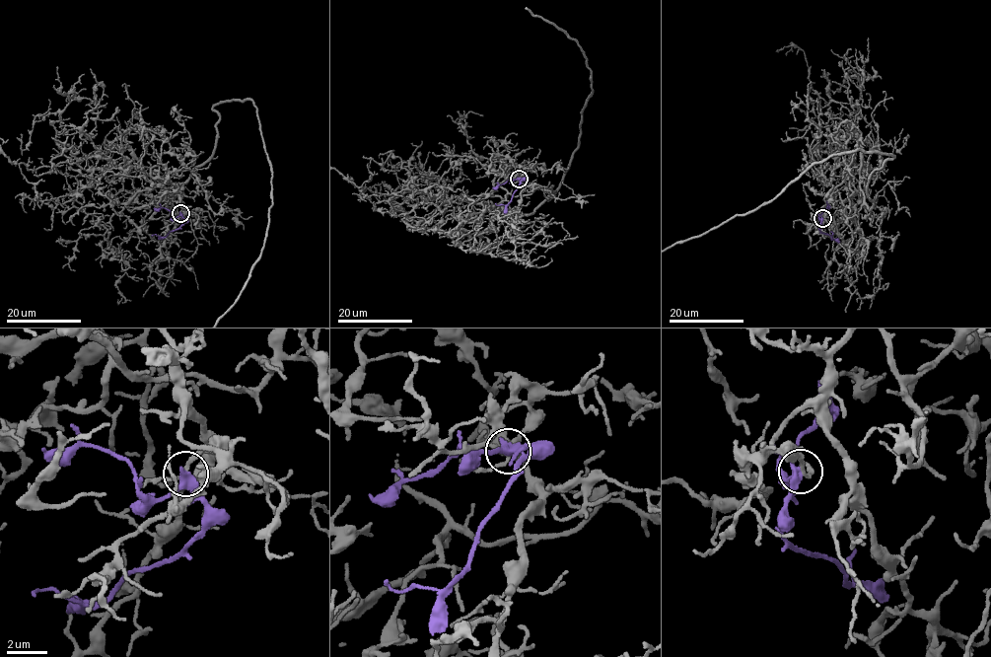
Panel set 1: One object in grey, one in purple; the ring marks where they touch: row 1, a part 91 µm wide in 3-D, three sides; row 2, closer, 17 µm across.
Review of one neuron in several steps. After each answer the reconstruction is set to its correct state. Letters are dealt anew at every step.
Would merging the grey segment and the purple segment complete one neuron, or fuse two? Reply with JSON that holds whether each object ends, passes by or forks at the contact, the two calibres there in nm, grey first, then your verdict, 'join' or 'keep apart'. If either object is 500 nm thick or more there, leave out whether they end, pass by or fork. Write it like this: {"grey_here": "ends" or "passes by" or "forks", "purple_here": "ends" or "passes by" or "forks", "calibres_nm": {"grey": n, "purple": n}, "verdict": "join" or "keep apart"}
{"grey_here": "passes by", "purple_here": "passes by", "calibres_nm": {"grey": 160, "purple": 360}, "verdict": "keep apart"}

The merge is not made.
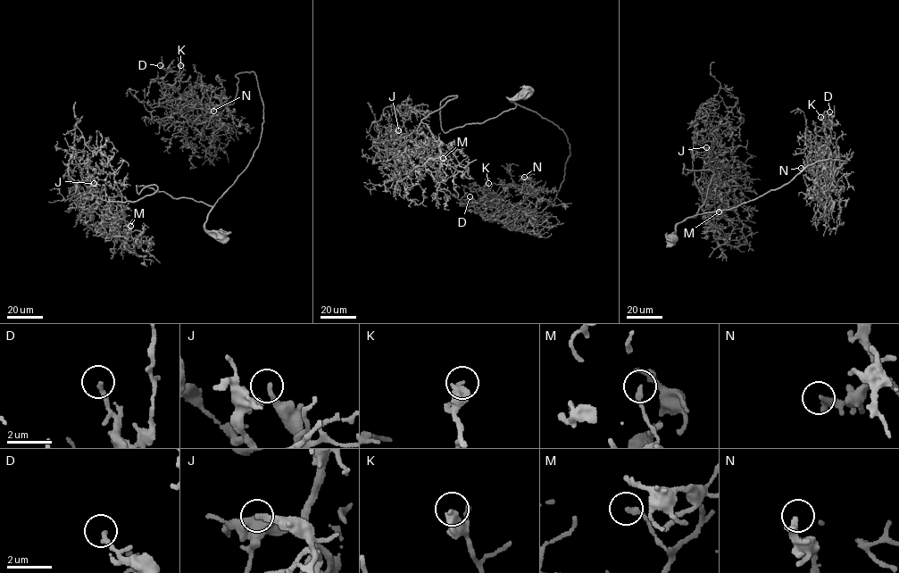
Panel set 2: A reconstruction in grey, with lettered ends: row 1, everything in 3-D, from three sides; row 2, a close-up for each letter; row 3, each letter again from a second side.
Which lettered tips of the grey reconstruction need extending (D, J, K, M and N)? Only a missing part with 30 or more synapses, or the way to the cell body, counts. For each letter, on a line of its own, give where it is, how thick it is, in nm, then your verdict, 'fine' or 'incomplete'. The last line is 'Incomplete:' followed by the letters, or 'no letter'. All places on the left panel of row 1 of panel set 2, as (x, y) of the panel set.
D: place (160, 65); calibre 220 nm; fine
J: place (94, 183); calibre 220 nm; fine
K: place (180, 65); calibre 340 nm; fine
M: place (130, 226); calibre 130 nm; fine
N: place (213, 111); calibre 240 nm; incomplete
Incomplete: N

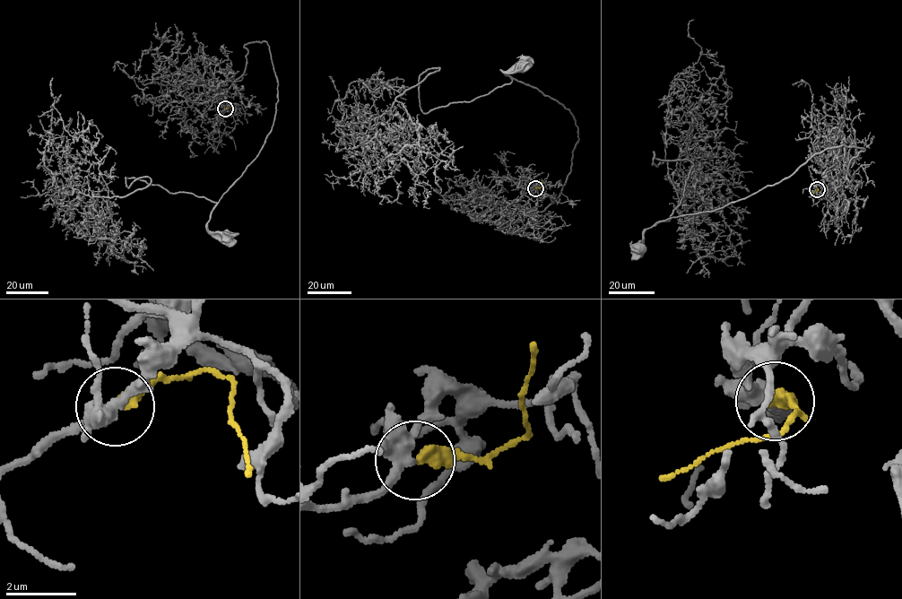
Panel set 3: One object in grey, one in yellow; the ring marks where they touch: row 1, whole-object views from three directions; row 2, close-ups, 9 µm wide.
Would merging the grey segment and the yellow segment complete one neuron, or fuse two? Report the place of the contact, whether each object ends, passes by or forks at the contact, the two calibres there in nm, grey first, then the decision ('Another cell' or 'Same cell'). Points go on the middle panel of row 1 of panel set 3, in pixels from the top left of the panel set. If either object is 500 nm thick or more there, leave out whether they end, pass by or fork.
Place: (535, 188). At the ring grey forks. At the ring yellow ends. Thickness 320 nm (grey) against 400 nm. Another cell

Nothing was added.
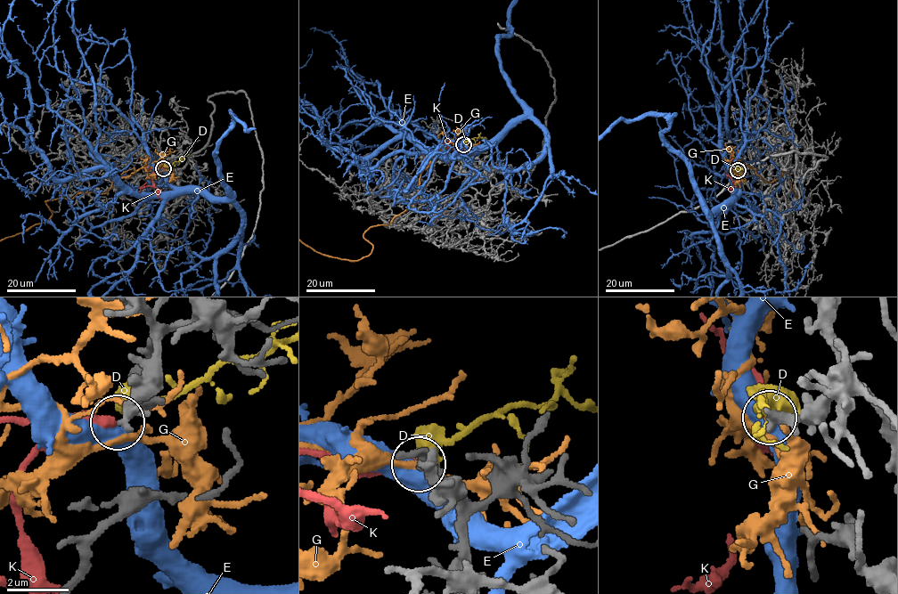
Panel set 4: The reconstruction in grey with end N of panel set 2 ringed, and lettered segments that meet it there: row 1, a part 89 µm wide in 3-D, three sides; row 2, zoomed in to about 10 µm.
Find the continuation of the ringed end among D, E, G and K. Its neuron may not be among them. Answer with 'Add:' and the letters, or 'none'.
Add: K

